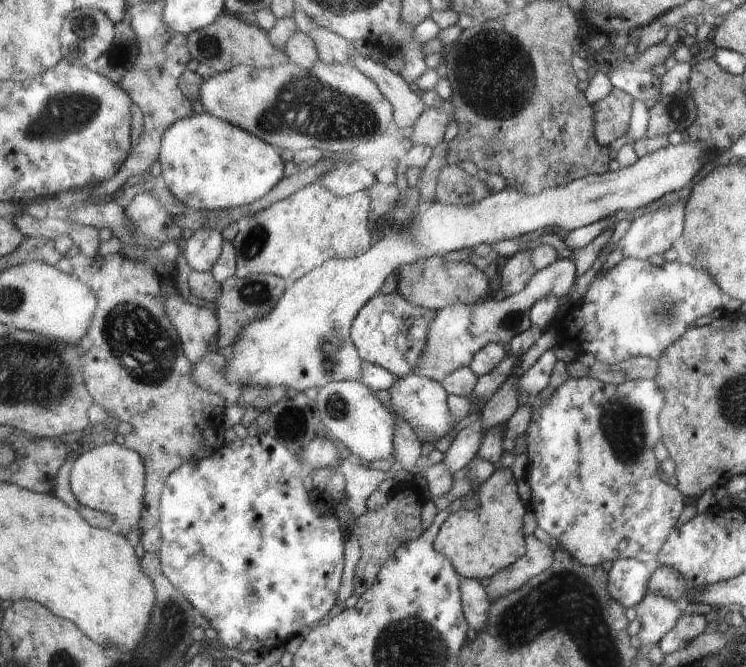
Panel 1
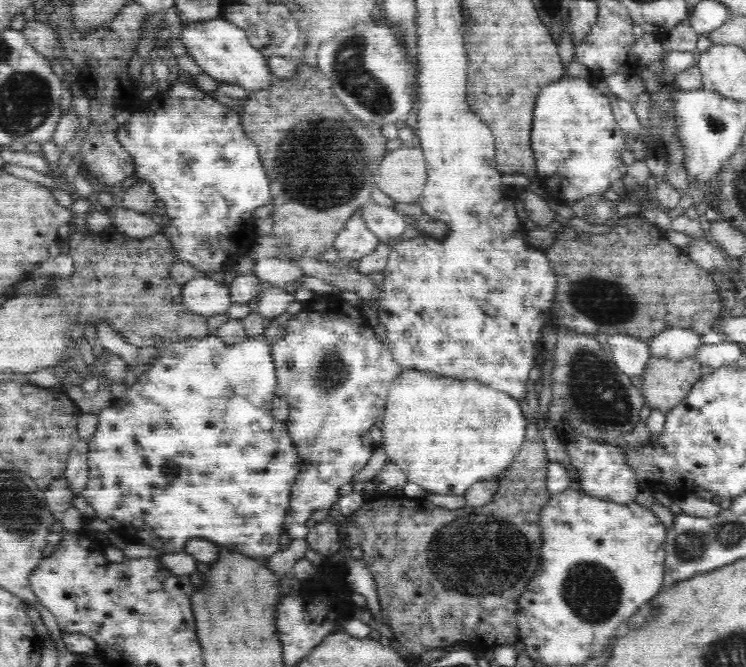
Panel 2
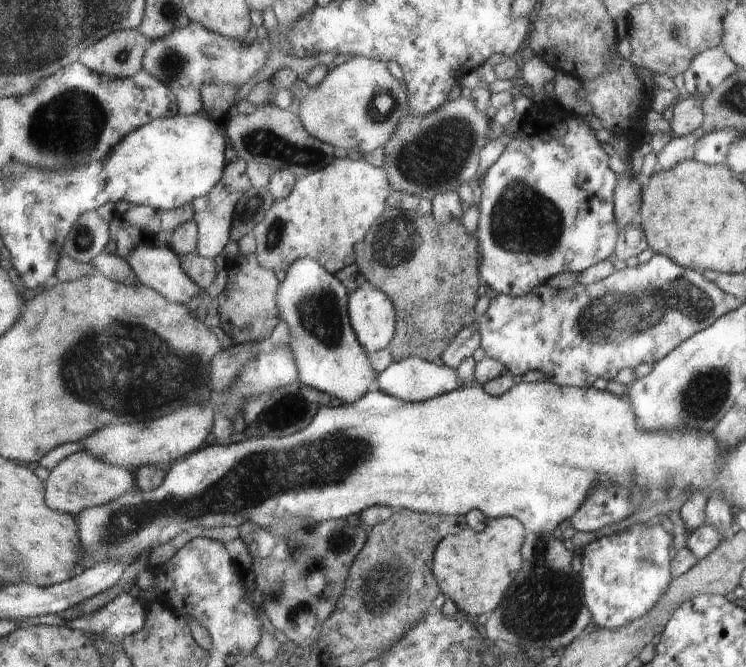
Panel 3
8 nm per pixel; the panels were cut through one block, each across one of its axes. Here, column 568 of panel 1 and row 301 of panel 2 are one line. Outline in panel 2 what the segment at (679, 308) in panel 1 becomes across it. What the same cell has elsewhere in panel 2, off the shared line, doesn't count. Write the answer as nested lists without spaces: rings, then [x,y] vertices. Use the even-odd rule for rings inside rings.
[[[316,294],[305,303],[300,313],[290,317],[284,329],[284,336],[271,344],[271,355],[277,386],[284,392],[283,399],[290,406],[285,425],[299,449],[299,458],[303,459],[303,468],[291,486],[291,502],[283,524],[286,535],[293,540],[306,538],[312,512],[334,506],[340,496],[339,487],[353,482],[352,478],[372,458],[376,446],[370,430],[385,410],[391,382],[403,368],[393,359],[388,345],[374,340],[373,328],[368,325],[360,308],[339,297]]]

